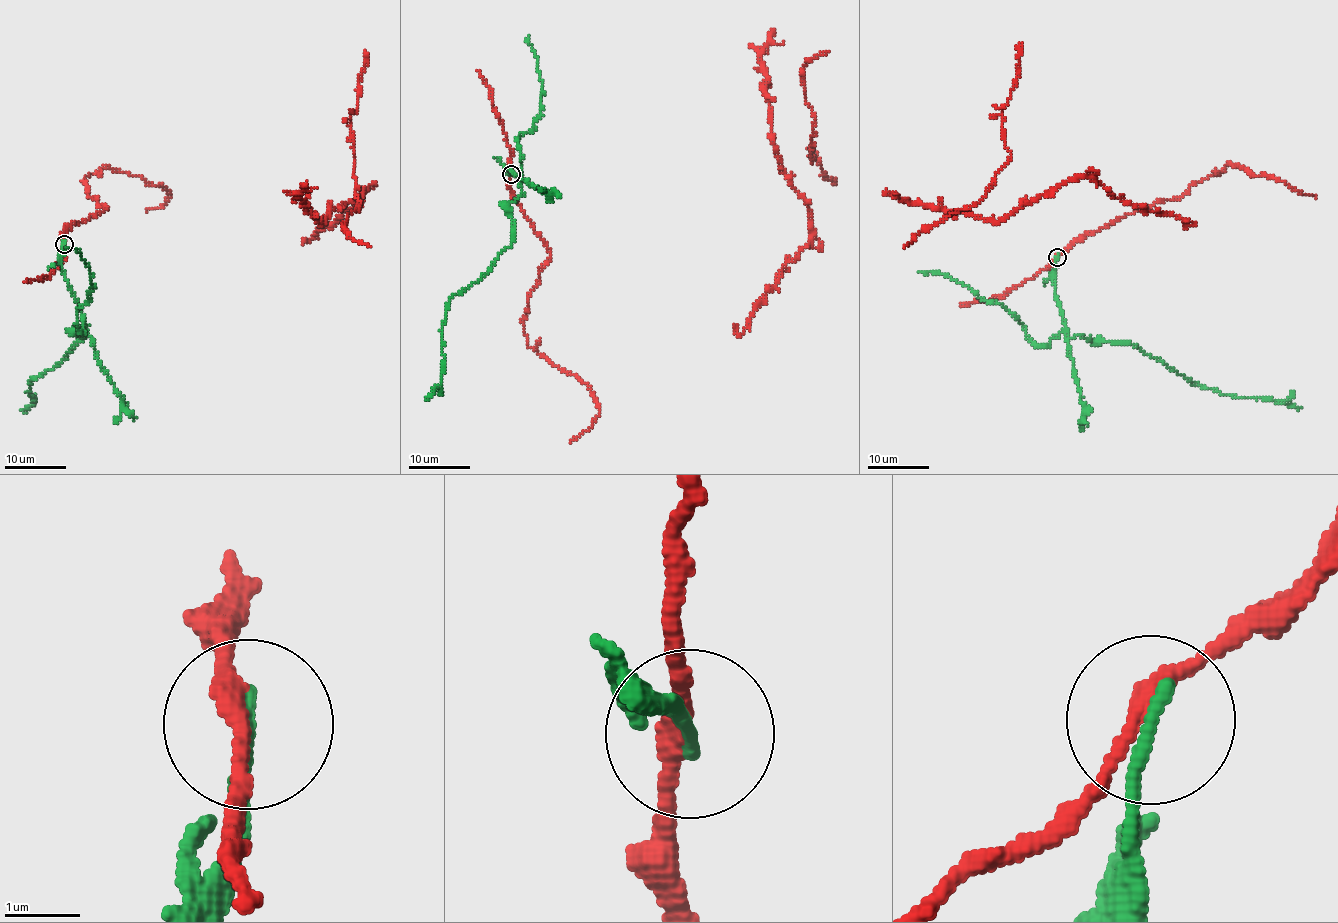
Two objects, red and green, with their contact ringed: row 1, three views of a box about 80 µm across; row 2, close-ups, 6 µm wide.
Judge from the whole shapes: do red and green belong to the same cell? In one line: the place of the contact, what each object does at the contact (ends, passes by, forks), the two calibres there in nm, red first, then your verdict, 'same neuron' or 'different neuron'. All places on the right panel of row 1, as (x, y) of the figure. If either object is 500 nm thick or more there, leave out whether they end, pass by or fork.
at (1057, 257); red passes by; green ends there; 240 nm thick on the red side, 200 nm on the other; different neuron

